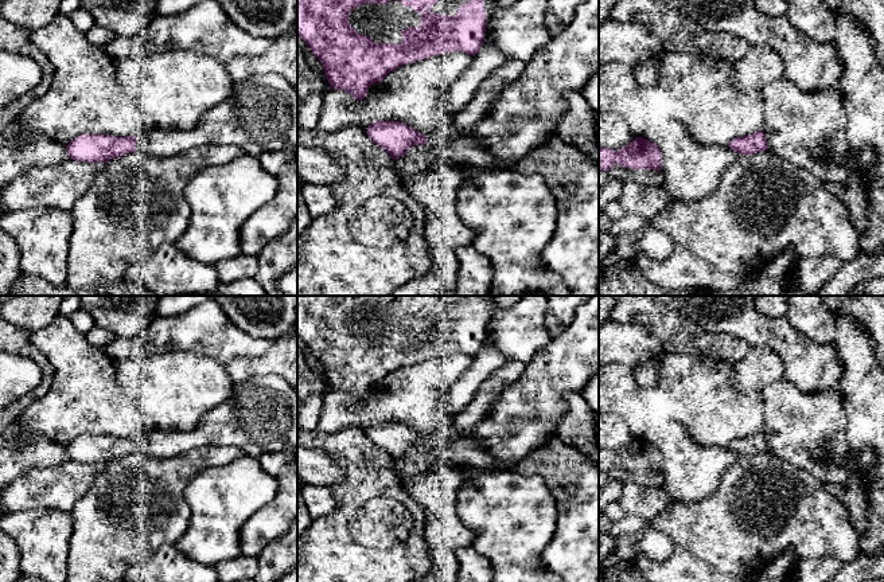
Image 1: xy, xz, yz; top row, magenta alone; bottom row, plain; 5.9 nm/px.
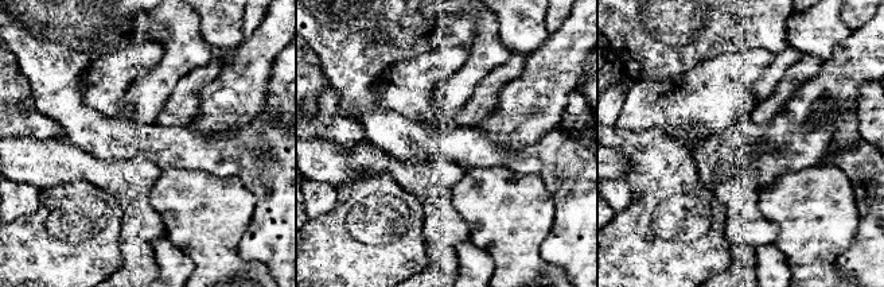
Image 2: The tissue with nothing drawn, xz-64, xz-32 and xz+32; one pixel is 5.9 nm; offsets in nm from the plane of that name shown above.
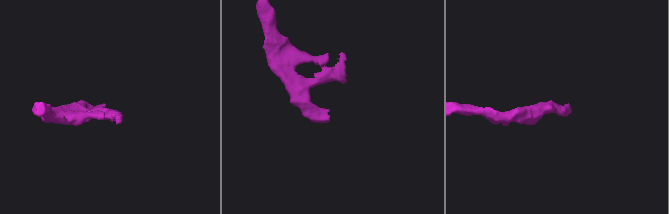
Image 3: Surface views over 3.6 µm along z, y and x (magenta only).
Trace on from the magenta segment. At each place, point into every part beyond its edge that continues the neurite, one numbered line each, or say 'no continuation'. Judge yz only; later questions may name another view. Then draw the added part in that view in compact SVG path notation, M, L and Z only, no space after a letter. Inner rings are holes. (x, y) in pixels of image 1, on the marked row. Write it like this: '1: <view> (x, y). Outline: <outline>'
no continuation

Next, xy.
1: xy (260, 114). Outline: M281 75L234 82L229 97L191 130L156 126L136 136L136 152L171 157L200 145L235 145L245 155L297 149L297 90Z

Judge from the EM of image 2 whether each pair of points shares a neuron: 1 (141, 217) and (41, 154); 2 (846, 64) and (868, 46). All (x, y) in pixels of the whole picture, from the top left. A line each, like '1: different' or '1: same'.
1: same
2: same

